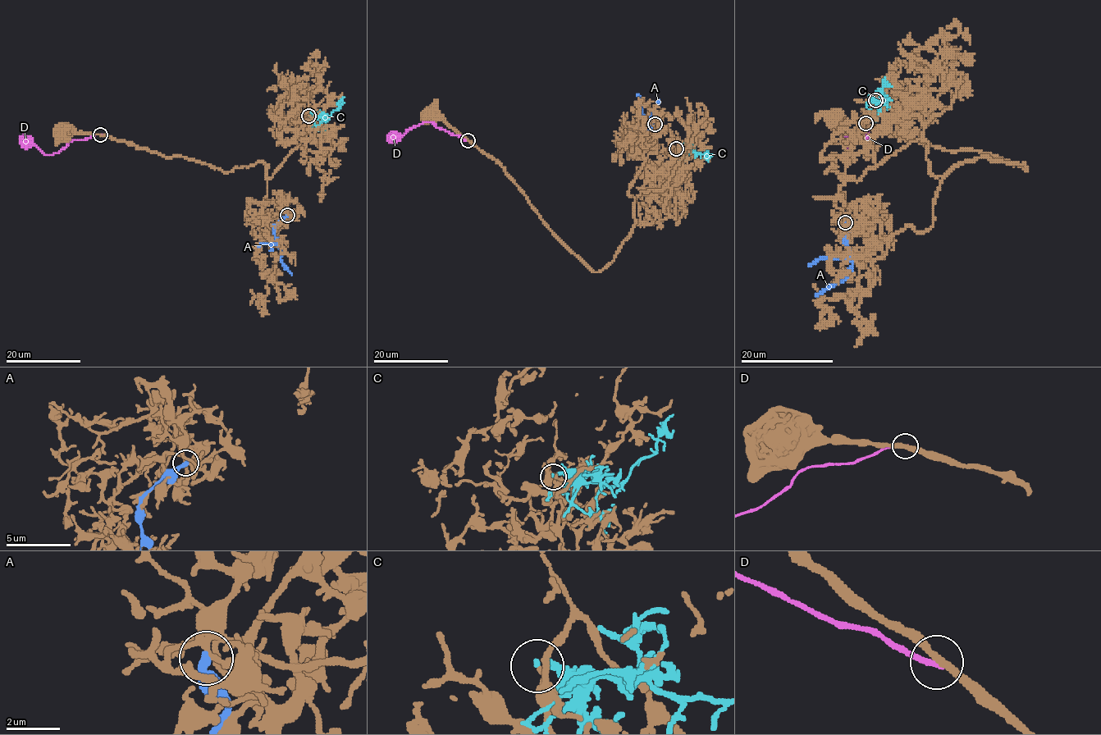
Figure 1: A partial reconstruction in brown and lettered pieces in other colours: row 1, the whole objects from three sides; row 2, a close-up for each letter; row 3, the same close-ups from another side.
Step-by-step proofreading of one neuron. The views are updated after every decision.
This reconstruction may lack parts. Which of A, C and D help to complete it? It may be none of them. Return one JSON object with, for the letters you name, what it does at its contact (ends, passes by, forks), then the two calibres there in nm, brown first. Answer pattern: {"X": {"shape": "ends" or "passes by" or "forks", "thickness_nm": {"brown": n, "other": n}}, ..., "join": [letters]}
{"join": []}

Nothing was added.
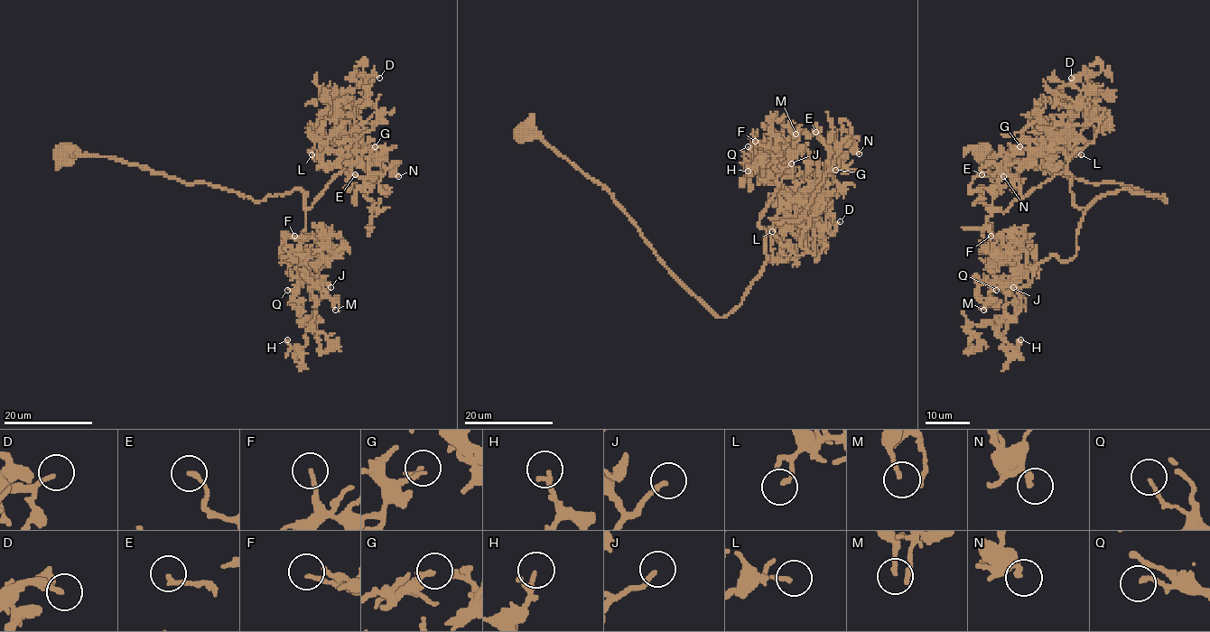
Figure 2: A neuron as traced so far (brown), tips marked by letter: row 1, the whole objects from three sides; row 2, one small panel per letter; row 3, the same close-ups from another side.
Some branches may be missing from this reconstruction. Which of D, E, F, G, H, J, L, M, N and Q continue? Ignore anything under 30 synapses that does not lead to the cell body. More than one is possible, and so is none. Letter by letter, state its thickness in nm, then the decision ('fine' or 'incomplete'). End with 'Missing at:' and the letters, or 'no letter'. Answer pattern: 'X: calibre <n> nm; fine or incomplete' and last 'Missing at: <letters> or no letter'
D: calibre 180 nm; fine
E: calibre 190 nm; fine
F: calibre 160 nm; fine
G: calibre 160 nm; fine
H: calibre 140 nm; fine
J: calibre 190 nm; incomplete
L: calibre 170 nm; fine
M: calibre 160 nm; fine
N: calibre 240 nm; fine
Q: calibre 150 nm; fine
Missing at: J

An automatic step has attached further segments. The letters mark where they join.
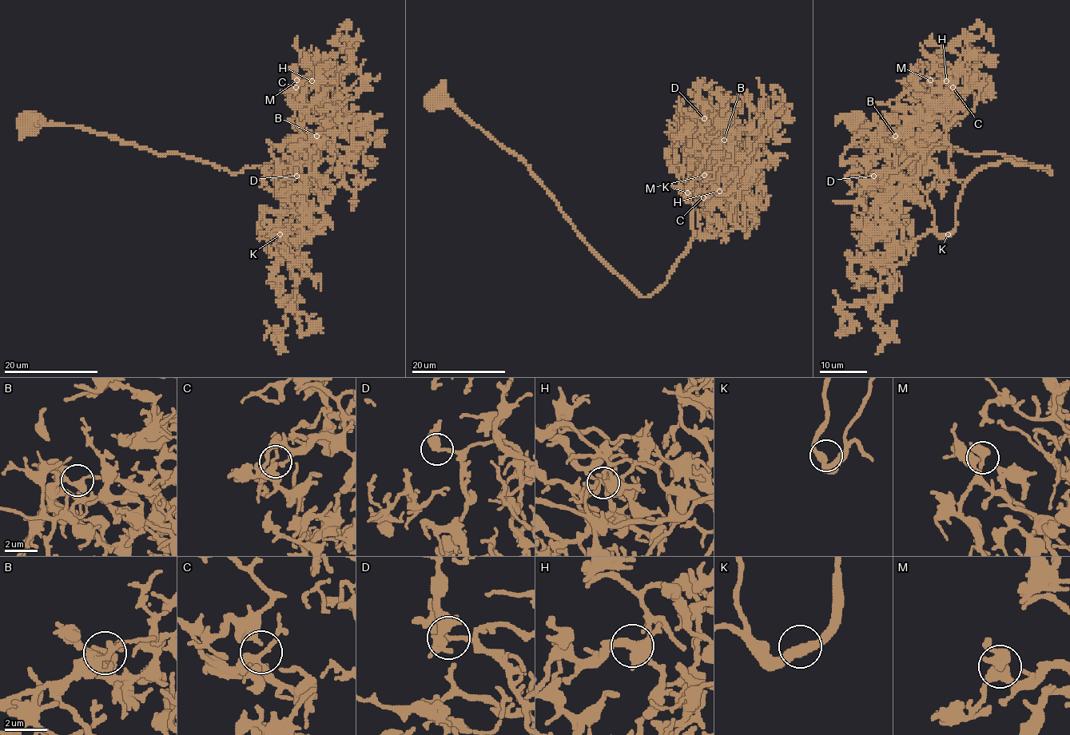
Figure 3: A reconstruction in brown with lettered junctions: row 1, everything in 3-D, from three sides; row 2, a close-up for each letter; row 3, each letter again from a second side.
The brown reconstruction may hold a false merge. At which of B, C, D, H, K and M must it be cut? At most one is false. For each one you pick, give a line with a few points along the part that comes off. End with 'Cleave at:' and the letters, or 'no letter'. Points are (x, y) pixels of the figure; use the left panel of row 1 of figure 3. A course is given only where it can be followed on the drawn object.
Cleave at: no letter

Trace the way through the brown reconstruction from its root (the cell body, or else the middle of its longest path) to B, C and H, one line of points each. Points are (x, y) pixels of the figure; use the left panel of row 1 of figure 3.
B: (28, 119), (81, 126), (231, 172), (279, 160), (287, 180), (319, 145), (334, 151), (316, 136)
C: (28, 119), (81, 126), (231, 172), (279, 160), (289, 180), (332, 122), (304, 117), (296, 87)
H: (28, 119), (231, 172), (279, 160), (289, 180), (331, 129), (321, 109), (328, 87), (312, 80)

